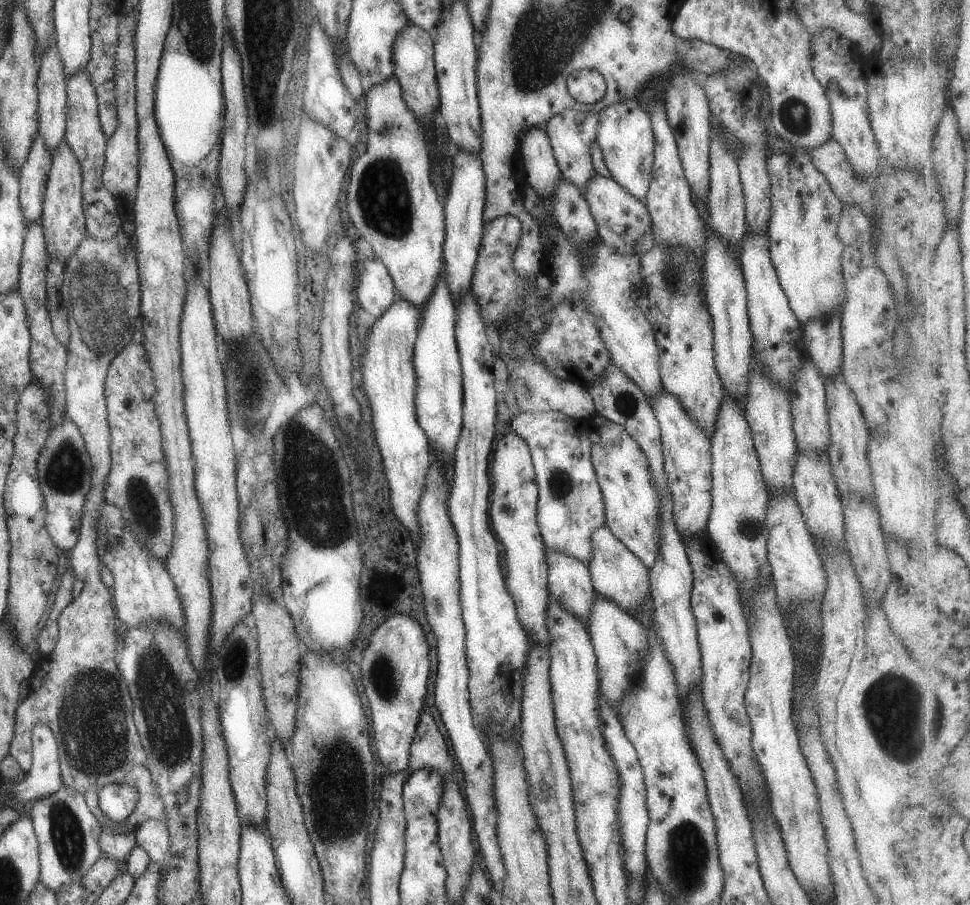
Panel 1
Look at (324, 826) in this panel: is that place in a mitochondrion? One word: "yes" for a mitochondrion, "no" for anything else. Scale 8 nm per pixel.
yes

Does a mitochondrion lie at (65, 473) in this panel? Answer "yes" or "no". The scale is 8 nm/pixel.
yes

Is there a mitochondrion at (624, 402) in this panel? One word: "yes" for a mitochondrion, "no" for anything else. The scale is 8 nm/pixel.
yes

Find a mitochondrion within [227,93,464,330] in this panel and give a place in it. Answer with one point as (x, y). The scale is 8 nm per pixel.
(383, 198)

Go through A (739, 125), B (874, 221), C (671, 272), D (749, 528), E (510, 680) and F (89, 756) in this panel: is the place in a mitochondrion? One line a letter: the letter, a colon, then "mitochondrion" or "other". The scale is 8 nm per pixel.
A: other
B: other
C: mitochondrion
D: mitochondrion
E: other
F: mitochondrion

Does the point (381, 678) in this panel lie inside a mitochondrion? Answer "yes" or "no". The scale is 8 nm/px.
yes

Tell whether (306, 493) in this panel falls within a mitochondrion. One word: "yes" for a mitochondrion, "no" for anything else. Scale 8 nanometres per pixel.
yes

